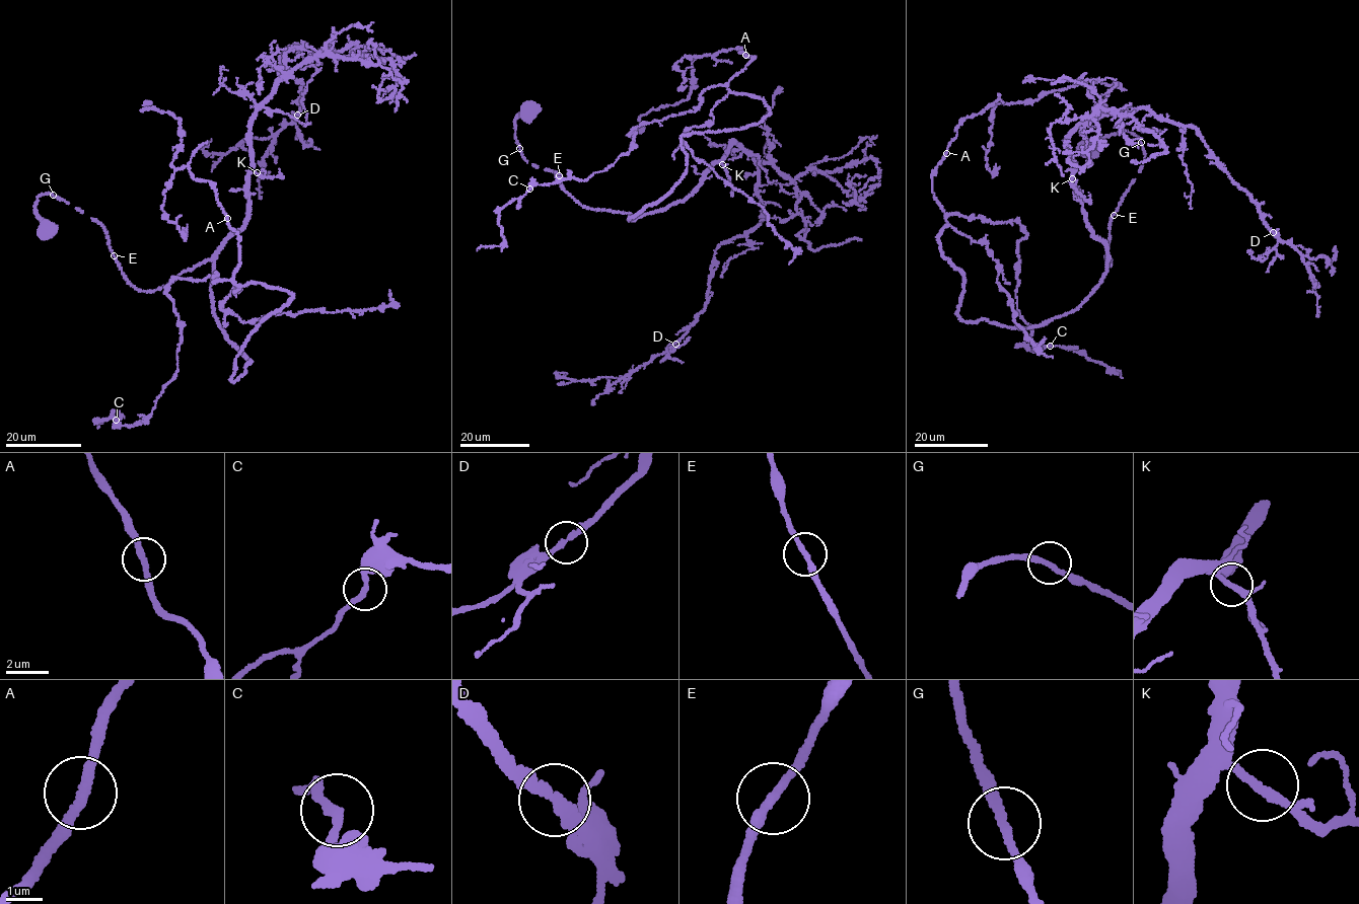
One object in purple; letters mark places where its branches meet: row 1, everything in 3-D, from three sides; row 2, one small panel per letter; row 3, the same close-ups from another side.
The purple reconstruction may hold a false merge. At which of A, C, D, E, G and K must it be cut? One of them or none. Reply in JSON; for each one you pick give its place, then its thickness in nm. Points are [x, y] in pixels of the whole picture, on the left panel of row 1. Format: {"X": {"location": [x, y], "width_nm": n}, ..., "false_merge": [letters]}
{"false_merge": []}

